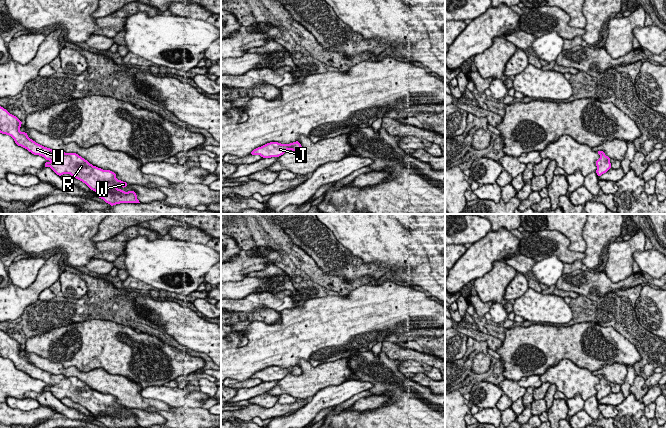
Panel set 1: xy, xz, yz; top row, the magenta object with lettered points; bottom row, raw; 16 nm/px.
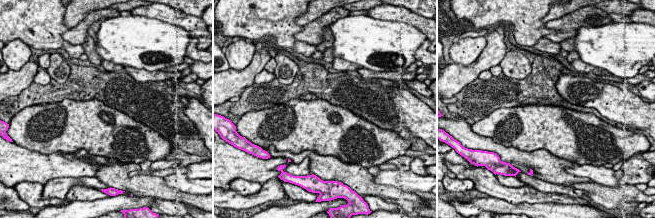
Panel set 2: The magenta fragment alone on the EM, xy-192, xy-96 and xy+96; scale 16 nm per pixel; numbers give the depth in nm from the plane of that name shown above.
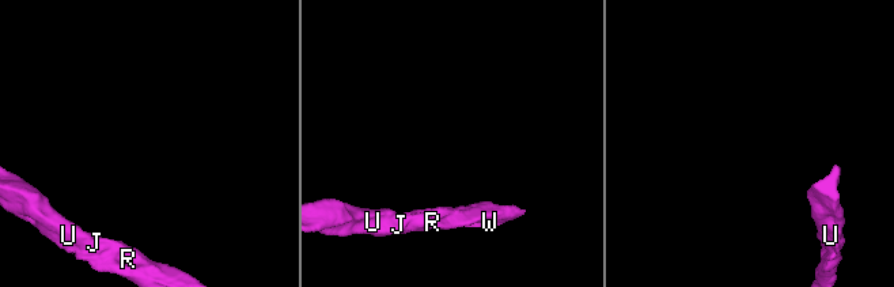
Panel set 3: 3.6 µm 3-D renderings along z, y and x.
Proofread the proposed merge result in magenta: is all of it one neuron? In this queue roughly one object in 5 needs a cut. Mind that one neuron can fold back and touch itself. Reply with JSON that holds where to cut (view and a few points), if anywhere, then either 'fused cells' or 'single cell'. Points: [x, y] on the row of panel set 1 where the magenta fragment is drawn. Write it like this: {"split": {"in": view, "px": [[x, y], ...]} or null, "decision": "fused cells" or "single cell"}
{"split": null, "decision": "single cell"}

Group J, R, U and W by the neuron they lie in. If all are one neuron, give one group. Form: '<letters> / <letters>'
J R U W

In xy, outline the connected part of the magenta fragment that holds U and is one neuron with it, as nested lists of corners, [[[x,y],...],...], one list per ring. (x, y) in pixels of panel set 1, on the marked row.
[[[0,106],[0,133],[11,136],[18,146],[32,154],[44,157],[47,160],[45,167],[50,167],[59,176],[70,174],[82,181],[97,193],[96,196],[111,206],[120,203],[140,203],[134,191],[125,192],[120,189],[126,187],[127,183],[118,180],[114,172],[93,166],[76,153],[54,151],[36,143],[27,133],[20,131],[21,124],[16,116]]]

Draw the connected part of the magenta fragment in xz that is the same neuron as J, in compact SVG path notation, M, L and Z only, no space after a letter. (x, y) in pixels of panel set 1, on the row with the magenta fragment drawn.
M296 141L290 144L281 144L278 142L270 142L261 147L254 149L252 155L260 155L263 158L279 157L283 155L287 150L295 152L301 151L301 144Z

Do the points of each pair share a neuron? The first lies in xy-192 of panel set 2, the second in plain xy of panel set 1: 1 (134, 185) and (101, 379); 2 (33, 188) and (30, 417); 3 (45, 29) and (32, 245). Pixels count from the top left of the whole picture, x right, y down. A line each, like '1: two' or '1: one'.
1: one
2: two
3: one

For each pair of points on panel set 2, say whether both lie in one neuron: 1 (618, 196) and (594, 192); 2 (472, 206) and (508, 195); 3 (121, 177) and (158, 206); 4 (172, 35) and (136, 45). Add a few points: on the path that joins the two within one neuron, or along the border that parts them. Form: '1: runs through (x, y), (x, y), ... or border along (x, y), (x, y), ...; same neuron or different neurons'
1: runs through (612, 196), (600, 194); same neuron
2: border along (488, 195), (503, 198), (513, 203), (522, 203); different neurons
3: border along (156, 198), (179, 202); different neurons
4: runs through (163, 44), (145, 44); same neuron

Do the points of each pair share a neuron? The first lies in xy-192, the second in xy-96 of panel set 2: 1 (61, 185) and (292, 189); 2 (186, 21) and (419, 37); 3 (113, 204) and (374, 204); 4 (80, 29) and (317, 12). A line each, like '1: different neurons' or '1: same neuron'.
1: different neurons
2: different neurons
3: different neurons
4: different neurons

